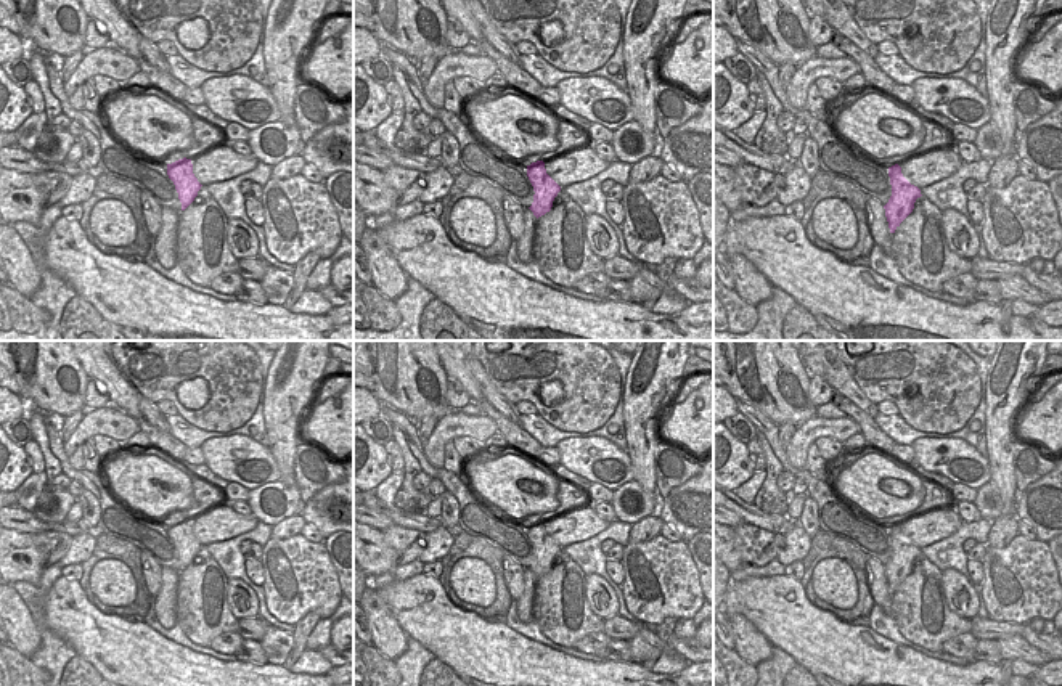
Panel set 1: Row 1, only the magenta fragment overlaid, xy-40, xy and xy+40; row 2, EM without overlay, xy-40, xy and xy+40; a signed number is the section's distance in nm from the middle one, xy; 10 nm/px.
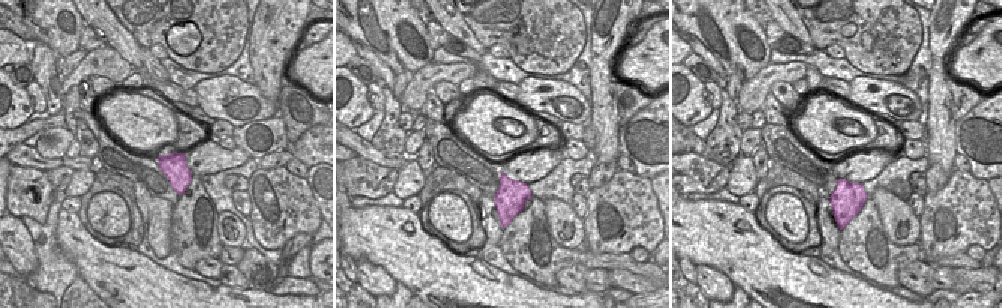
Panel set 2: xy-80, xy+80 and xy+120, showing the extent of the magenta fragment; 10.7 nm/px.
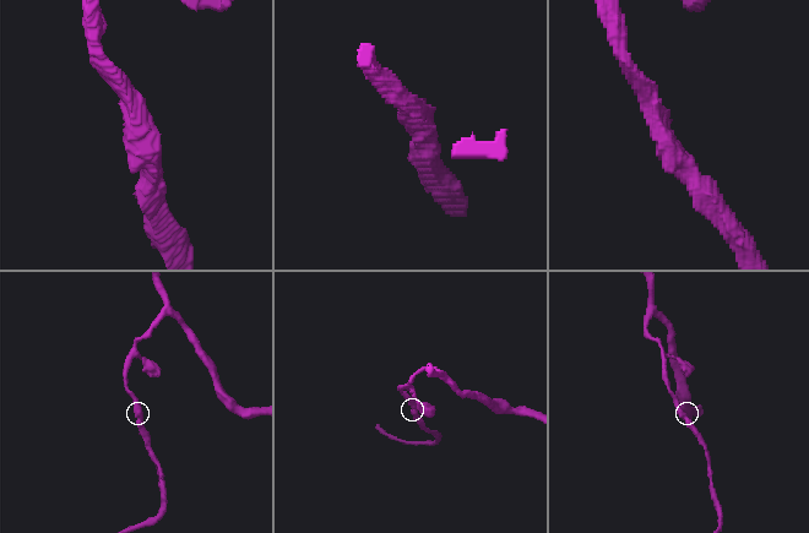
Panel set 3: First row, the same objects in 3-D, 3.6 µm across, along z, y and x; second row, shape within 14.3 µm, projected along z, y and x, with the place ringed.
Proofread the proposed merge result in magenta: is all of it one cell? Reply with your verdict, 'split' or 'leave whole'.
leave whole

